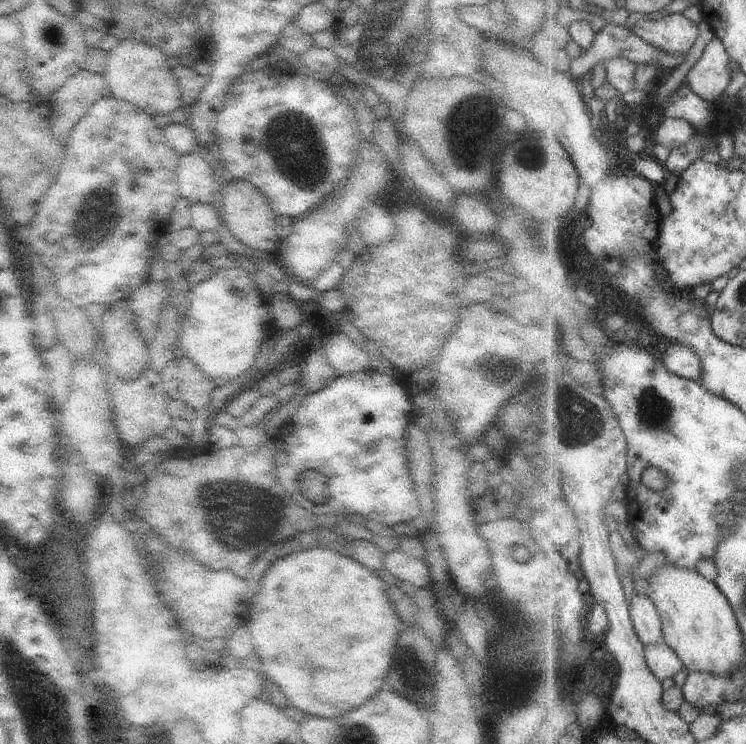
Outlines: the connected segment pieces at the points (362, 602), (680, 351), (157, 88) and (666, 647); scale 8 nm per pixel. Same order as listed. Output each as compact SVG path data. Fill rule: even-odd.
M320 547L293 552L277 558L276 562L273 562L272 566L269 566L265 572L262 586L260 586L260 590L258 590L258 594L256 594L254 602L252 602L252 614L250 616L252 616L250 618L252 642L256 646L256 654L260 656L262 664L264 664L264 672L280 686L282 692L288 696L290 704L302 710L305 716L316 715L339 721L348 713L366 704L380 690L384 678L388 676L388 672L390 672L390 668L394 664L394 654L401 637L401 632L407 628L396 612L385 582L376 575L376 572L360 564L354 557L347 557L335 550Z
M670 344L664 362L673 373L695 381L700 381L705 373L703 358L688 345Z
M126 39L108 53L107 67L103 74L112 96L124 99L150 116L172 114L181 108L181 86L173 69L168 66L165 54L141 40Z
M666 641L646 646L645 653L649 667L661 681L675 679L674 676L686 668L680 655Z

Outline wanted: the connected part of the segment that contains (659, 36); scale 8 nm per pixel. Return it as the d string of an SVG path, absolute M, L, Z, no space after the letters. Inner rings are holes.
M672 13L661 19L655 19L653 15L642 16L629 28L662 50L682 56L690 54L700 36L698 24L683 13Z

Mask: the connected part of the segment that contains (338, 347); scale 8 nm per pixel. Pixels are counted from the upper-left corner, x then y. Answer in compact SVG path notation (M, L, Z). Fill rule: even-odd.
M342 330L330 334L324 346L324 354L339 375L372 370L370 353L357 345Z

